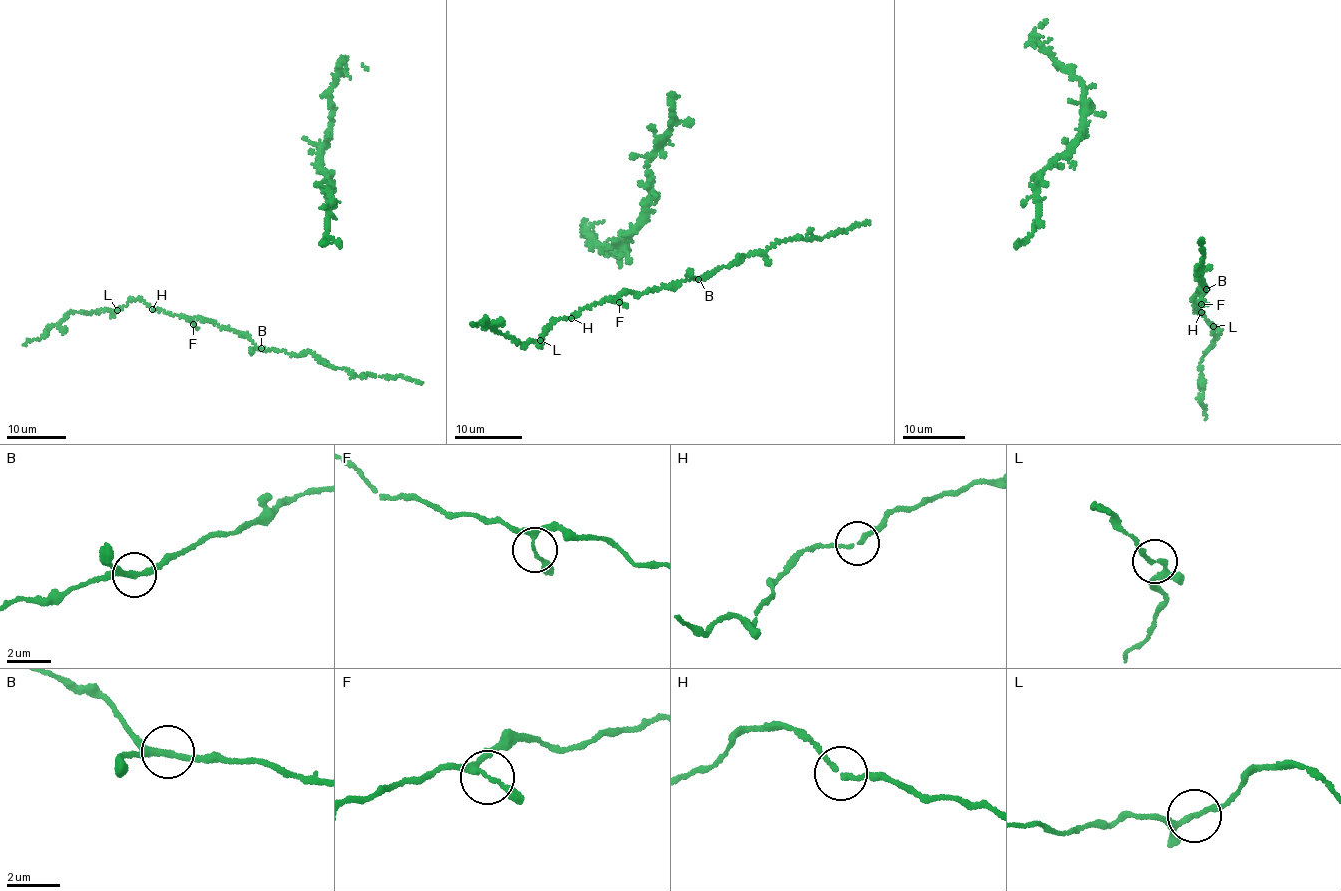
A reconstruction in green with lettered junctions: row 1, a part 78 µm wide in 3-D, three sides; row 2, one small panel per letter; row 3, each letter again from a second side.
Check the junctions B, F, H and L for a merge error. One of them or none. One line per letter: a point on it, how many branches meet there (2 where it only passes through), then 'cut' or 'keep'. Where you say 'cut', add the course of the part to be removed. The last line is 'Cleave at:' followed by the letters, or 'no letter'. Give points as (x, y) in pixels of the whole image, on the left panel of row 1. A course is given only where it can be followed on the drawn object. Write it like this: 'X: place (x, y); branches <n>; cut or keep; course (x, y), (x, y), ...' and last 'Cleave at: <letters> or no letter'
B: place (261, 348); branches 3; keep
F: place (193, 324); branches 3; keep
H: place (152, 309); branches 2; keep
L: place (117, 310); branches 3; keep
Cleave at: no letter

